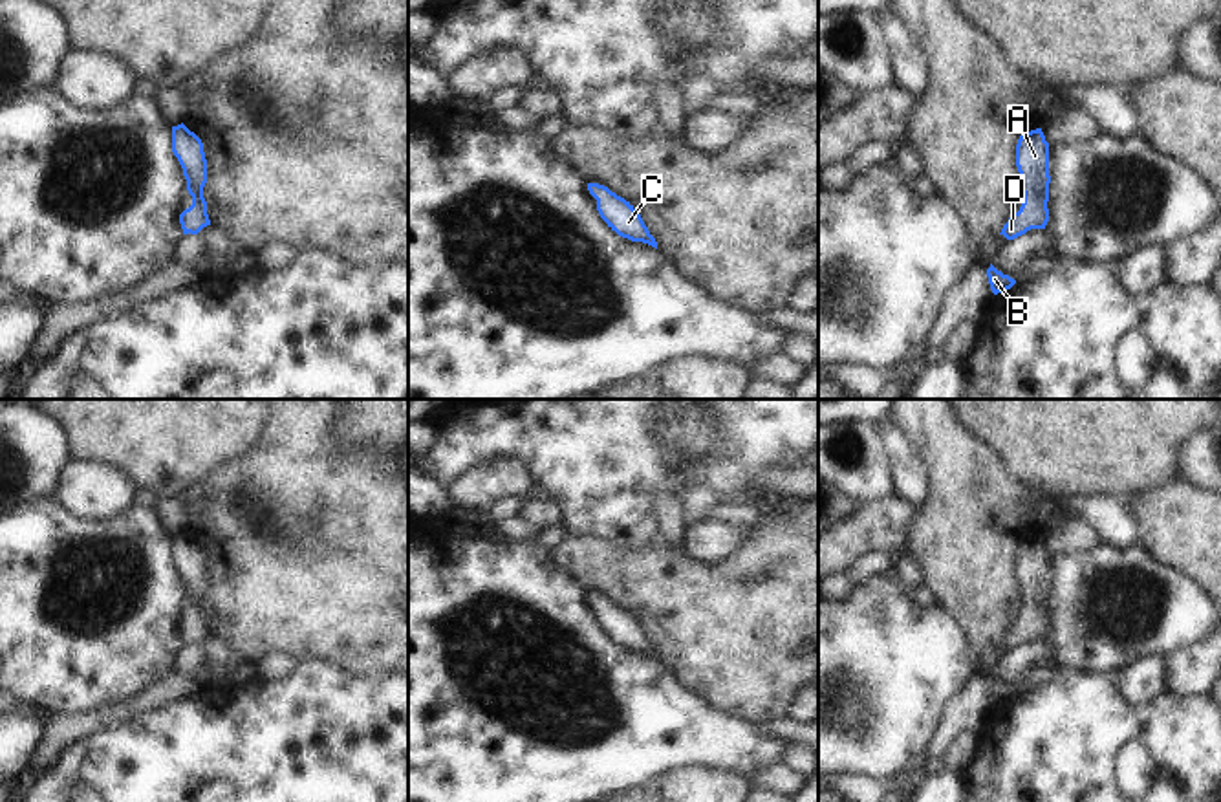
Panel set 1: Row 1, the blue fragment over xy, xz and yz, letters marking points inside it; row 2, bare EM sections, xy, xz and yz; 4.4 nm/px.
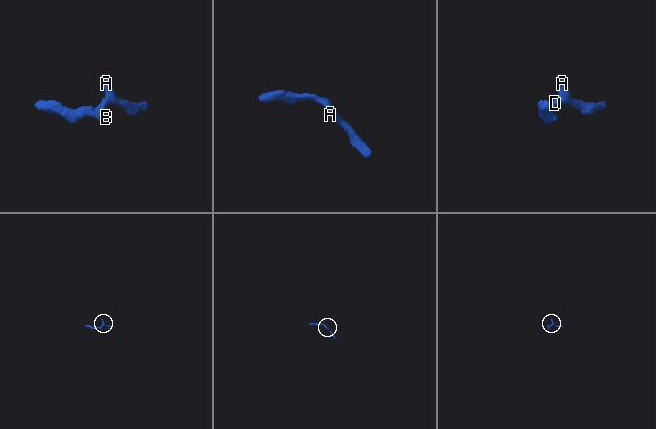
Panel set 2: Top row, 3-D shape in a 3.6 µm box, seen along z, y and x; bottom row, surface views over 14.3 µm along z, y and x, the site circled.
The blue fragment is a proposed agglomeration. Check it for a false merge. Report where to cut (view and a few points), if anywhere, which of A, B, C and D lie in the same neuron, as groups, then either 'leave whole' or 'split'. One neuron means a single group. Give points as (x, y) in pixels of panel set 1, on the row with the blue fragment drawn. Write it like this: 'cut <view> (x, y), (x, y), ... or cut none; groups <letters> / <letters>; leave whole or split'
cut none; groups A B C D; leave whole

